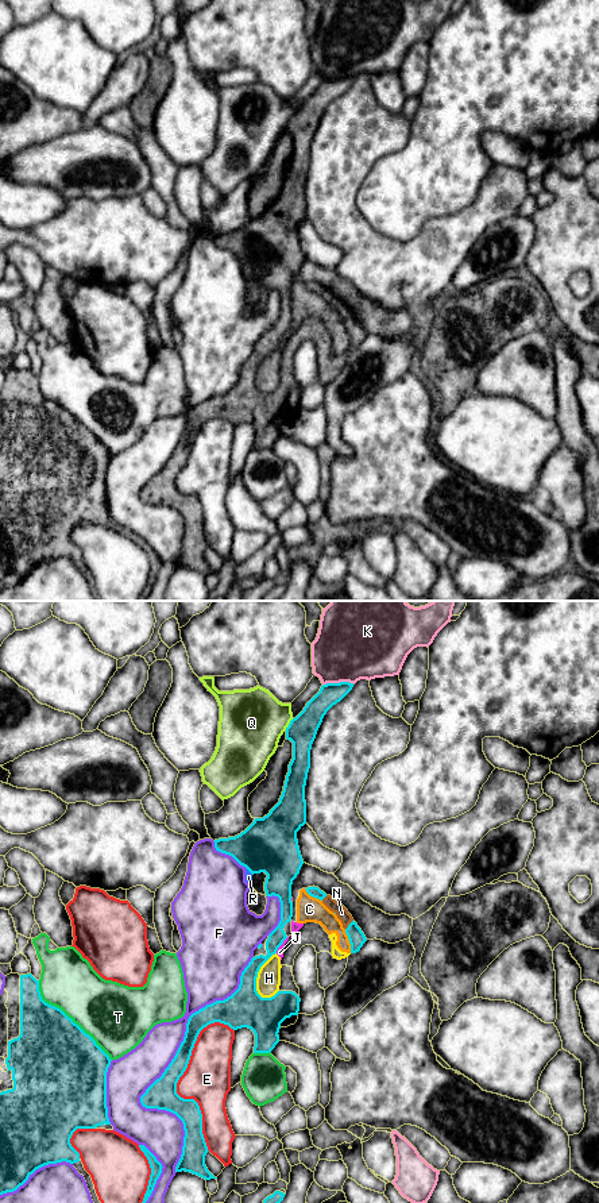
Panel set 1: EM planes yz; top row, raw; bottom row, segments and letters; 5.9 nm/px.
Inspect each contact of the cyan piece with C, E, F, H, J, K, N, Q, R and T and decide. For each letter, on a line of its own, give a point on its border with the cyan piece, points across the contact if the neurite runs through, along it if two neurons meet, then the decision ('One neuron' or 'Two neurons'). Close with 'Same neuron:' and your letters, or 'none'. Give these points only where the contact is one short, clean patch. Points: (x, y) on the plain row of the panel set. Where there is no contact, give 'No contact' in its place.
C: Touches cyan at yz (350, 336). Two neurons
E: Touches cyan at yz (176, 482). Two neurons
F: Touches cyan at yz (167, 462). Two neurons
H: Touches cyan at yz (257, 370). Two neurons
J: Touches cyan at yz (281, 339). Two neurons
K: Touches cyan at yz (337, 78). Two neurons
N: Touches cyan at yz (348, 320). Path across: yz (356, 332), (348, 320), (341, 308). One neuron
Q: Touches cyan at yz (289, 119). Two neurons
R: Touches cyan at yz (250, 266). One neuron
T: Touches cyan at yz (68, 412). Two neurons
Same neuron: N, R

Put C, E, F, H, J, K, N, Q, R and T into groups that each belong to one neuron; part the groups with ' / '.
C H J / E / F / K / N R / Q / T

